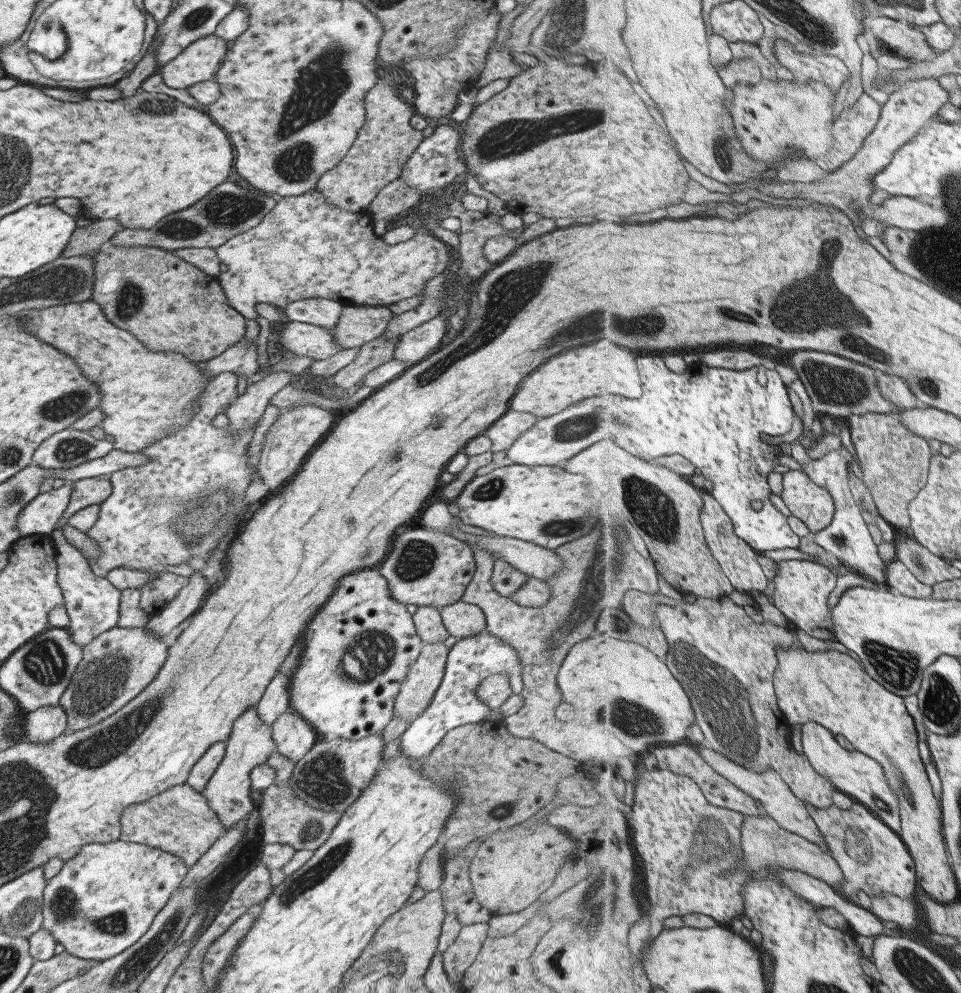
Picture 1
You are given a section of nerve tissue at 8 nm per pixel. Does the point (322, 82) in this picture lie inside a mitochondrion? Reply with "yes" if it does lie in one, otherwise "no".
yes

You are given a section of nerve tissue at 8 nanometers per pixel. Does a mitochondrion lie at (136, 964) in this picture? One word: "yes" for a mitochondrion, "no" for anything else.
yes

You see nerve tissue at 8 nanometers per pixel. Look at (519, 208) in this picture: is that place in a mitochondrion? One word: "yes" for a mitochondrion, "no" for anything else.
no

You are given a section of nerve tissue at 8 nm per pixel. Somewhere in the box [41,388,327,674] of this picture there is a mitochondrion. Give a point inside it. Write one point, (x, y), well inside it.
(188, 516)

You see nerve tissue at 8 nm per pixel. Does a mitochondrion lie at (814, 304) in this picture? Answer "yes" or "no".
yes

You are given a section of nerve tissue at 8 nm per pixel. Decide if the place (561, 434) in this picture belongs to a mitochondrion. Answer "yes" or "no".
yes

